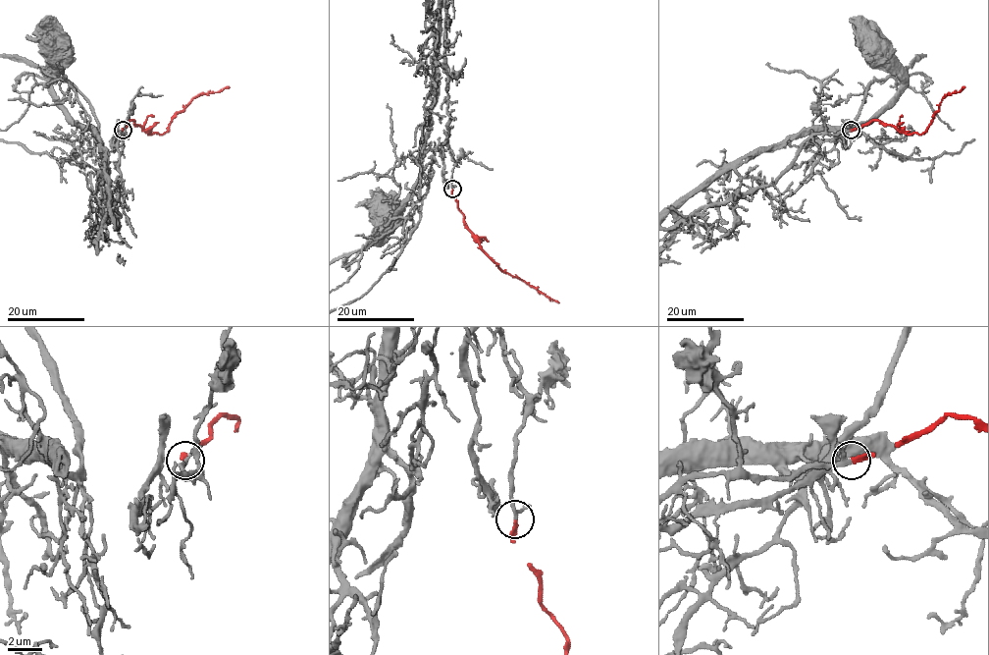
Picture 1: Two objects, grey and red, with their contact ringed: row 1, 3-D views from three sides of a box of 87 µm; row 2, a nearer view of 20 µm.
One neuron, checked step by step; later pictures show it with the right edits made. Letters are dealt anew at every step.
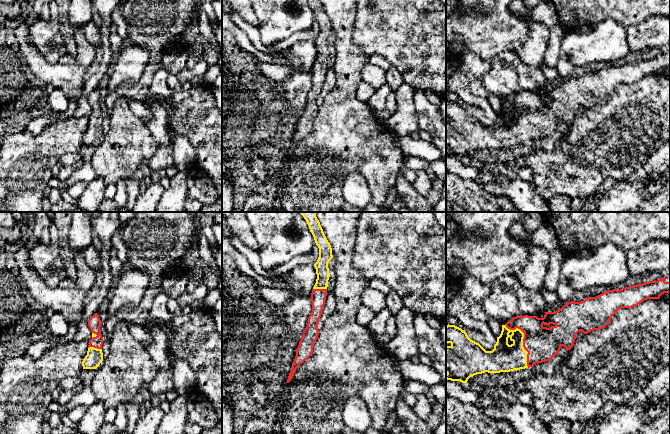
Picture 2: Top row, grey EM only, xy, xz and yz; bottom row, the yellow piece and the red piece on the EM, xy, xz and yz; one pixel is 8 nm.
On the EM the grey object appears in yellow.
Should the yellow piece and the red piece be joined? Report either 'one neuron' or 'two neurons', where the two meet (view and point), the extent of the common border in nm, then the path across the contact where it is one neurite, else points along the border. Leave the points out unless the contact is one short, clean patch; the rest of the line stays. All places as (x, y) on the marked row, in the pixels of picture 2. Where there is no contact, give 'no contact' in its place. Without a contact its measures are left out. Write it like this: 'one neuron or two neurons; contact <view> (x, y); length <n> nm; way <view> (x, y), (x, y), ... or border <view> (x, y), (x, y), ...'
one neuron; contact yz (522, 341); length 400 nm; way yz (503, 358), (522, 341), (542, 344)

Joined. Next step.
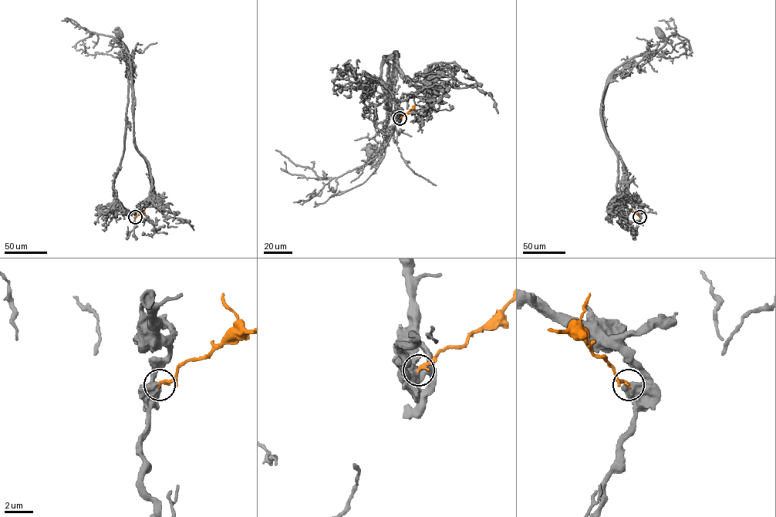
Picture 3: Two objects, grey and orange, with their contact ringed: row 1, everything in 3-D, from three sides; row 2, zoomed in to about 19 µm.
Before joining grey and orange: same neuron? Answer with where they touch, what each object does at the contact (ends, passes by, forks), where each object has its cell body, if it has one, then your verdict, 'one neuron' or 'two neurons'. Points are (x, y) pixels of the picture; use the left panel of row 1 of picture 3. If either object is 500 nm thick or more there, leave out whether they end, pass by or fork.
at (135, 217); cell body of grey at (119, 35); no cell body on orange; two neurons

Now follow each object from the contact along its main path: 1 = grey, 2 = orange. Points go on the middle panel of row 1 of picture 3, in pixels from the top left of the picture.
1: (399, 118), (399, 101), (427, 79), (409, 80), (395, 52), (386, 137), (370, 162), (371, 155)
2: (399, 118), (415, 105)

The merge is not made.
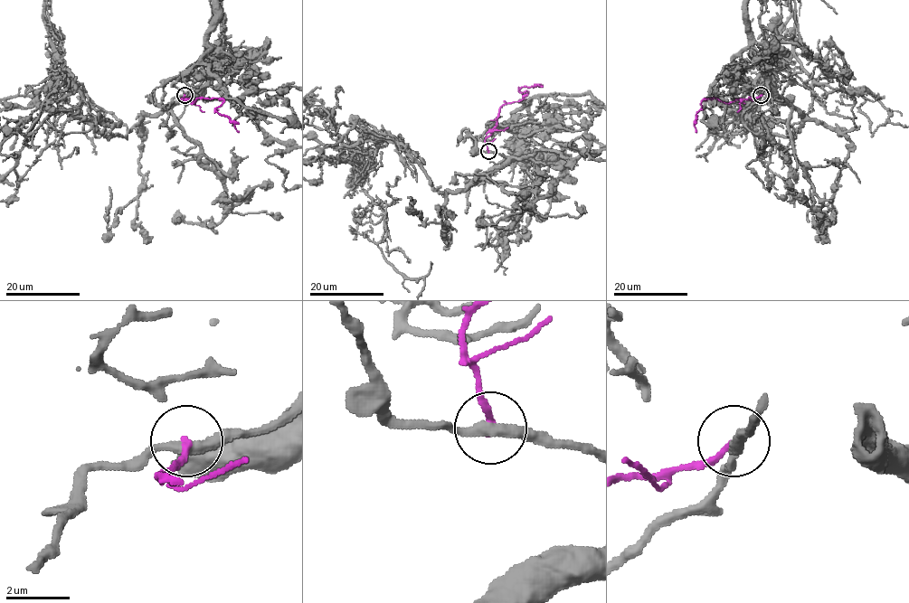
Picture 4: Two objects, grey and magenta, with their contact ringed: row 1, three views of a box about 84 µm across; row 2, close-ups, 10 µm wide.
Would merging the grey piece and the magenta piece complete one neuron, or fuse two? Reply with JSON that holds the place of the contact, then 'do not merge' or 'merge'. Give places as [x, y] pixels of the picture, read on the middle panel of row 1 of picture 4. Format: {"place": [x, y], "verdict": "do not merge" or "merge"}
{"place": [488, 151], "verdict": "do not merge"}

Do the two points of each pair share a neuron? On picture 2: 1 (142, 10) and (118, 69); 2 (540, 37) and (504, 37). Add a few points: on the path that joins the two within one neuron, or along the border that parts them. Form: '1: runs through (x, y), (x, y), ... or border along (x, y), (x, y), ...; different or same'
1: border along (132, 43), (143, 47), (149, 54), (150, 59); different
2: border along (528, 26), (527, 39), (513, 51); different

